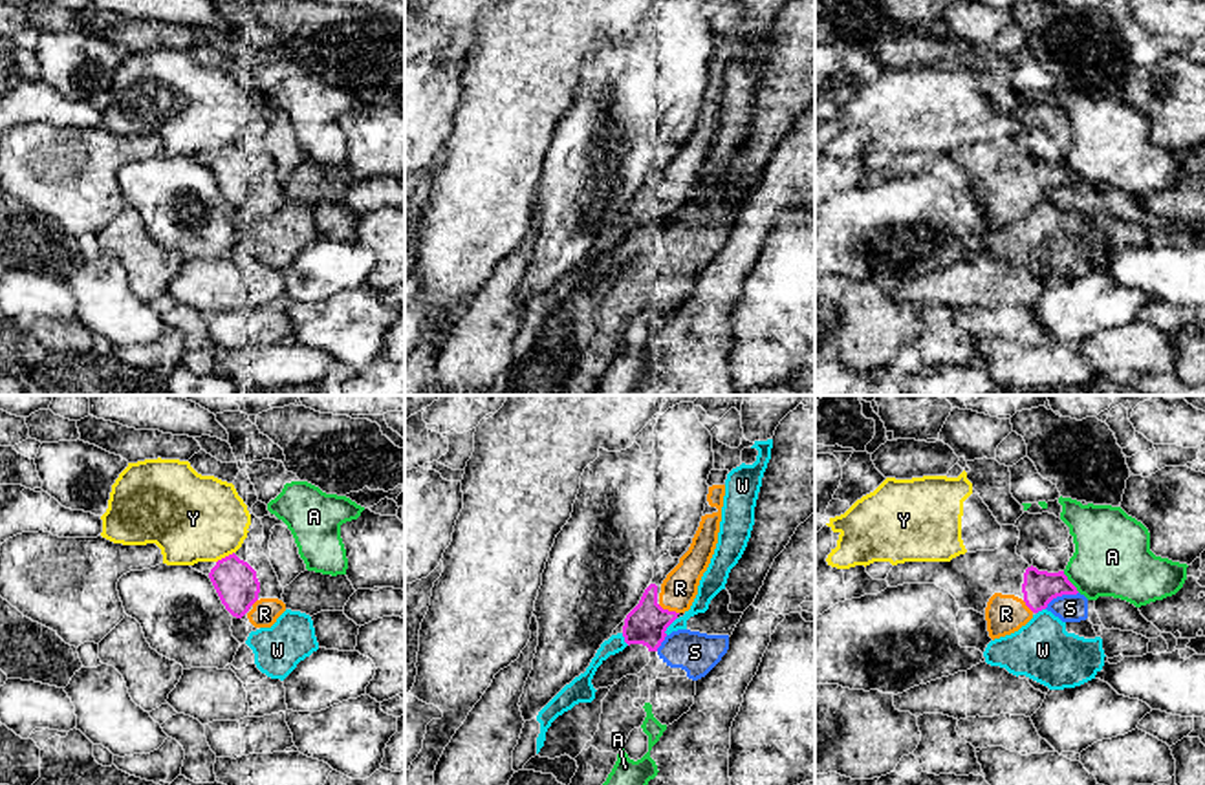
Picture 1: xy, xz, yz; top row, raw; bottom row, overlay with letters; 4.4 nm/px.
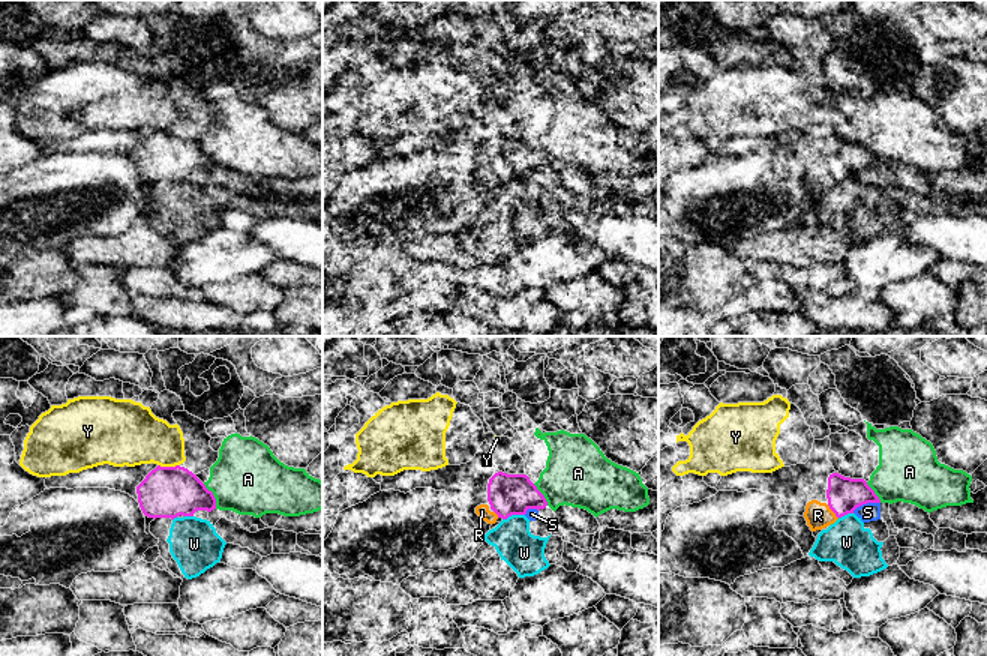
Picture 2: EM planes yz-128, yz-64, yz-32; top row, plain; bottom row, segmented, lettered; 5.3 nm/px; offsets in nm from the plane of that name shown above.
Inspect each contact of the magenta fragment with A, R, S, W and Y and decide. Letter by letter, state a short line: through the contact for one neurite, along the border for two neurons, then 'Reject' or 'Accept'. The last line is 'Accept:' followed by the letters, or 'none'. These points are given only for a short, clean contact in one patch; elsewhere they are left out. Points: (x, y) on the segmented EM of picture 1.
A: Reject
R: Accept
S: Reject
W: Reject
Y: Reject
Accept: R

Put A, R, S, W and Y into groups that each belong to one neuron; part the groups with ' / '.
A / R / S / W / Y

